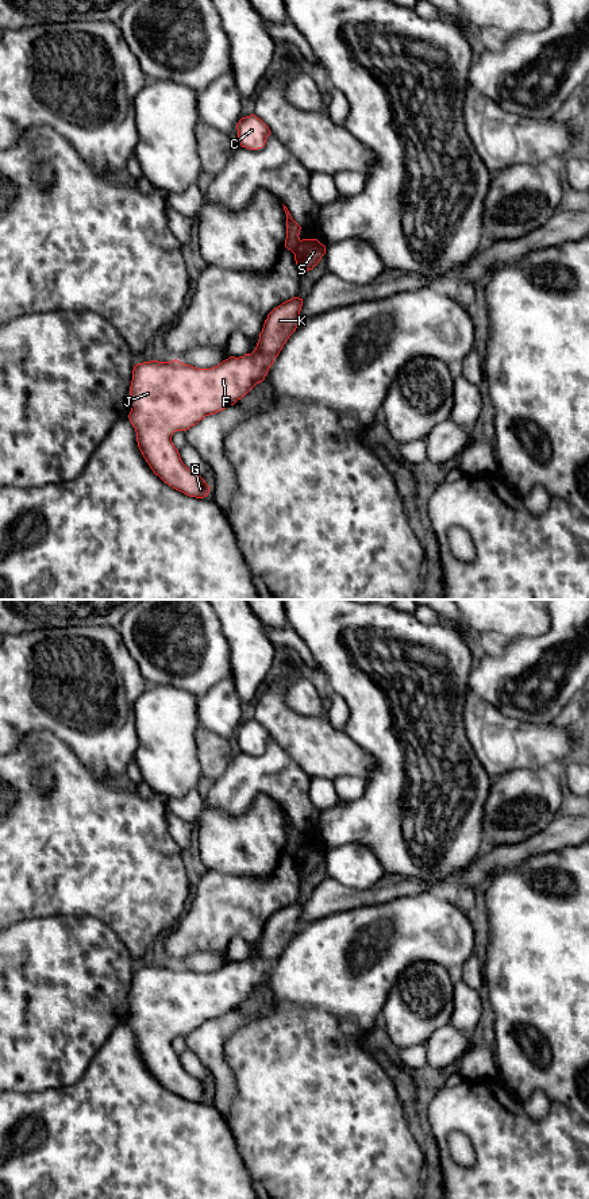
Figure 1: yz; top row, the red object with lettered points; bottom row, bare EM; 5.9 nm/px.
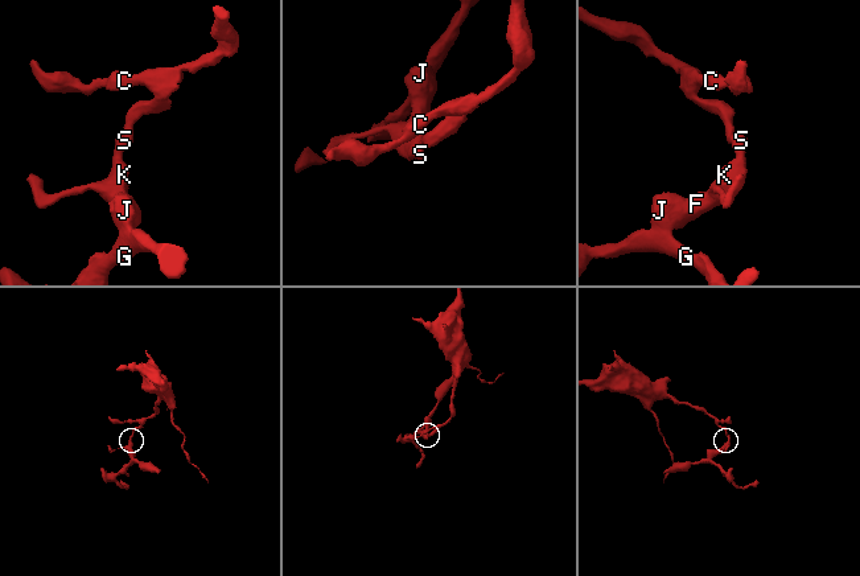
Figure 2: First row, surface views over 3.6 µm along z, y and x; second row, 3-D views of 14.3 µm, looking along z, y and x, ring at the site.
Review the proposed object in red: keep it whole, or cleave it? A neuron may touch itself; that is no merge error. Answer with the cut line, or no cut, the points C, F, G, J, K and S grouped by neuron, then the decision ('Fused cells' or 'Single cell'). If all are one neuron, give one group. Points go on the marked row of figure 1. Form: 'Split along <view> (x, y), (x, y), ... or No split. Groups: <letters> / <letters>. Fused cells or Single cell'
Split along yz (300, 241), (293, 253). Groups: C / F G J K S. Fused cells

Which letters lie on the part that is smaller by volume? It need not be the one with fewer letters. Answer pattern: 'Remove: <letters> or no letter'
Remove: F, G, J, K, S

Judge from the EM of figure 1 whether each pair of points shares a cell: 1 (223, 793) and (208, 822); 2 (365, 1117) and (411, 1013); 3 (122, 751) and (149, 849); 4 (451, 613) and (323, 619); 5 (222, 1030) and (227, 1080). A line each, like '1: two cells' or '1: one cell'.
1: two cells
2: two cells
3: two cells
4: two cells
5: one cell

